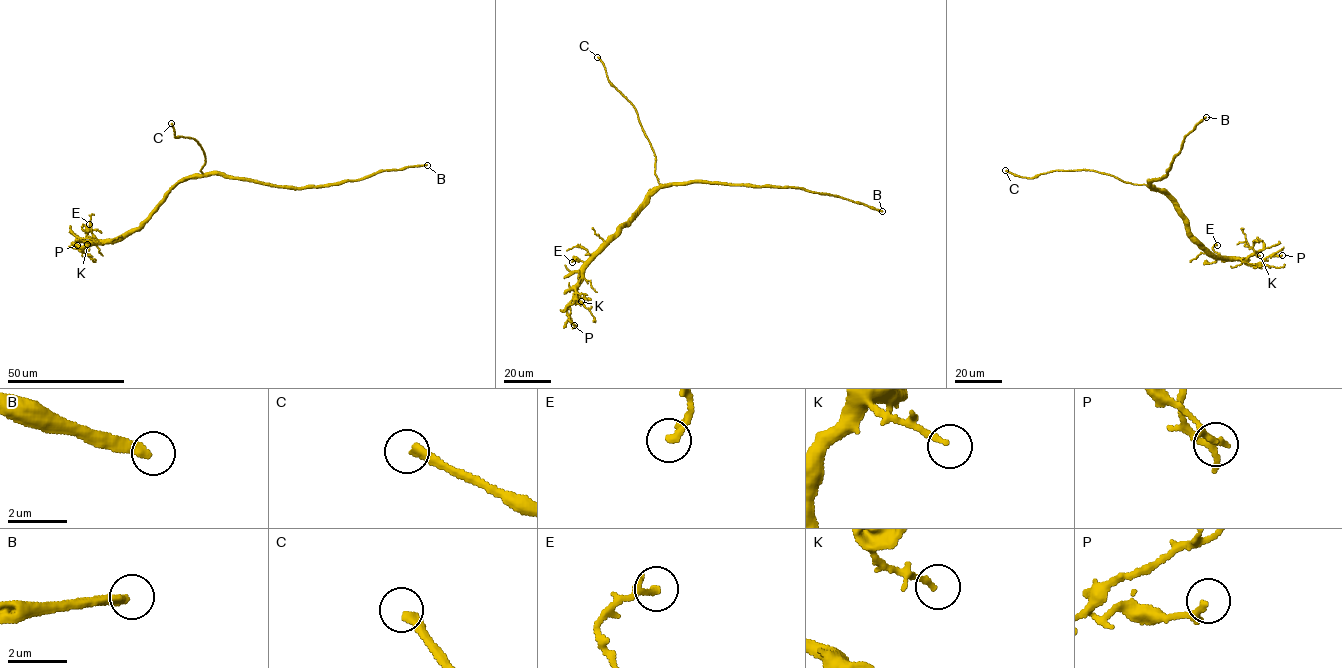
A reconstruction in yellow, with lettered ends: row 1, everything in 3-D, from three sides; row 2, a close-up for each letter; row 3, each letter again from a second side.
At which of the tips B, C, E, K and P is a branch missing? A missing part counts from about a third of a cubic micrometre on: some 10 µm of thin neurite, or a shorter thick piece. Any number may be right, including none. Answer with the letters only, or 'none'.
B, C

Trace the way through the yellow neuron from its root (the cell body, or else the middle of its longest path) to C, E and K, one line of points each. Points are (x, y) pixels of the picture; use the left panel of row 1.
C: (213, 174), (203, 174), (200, 170), (205, 159), (198, 141), (181, 136), (175, 137), (171, 123)
E: (213, 174), (194, 176), (178, 183), (138, 227), (117, 237), (97, 240), (89, 224)
K: (213, 174), (194, 176), (178, 183), (138, 227), (118, 238), (91, 245), (82, 241), (87, 244)

